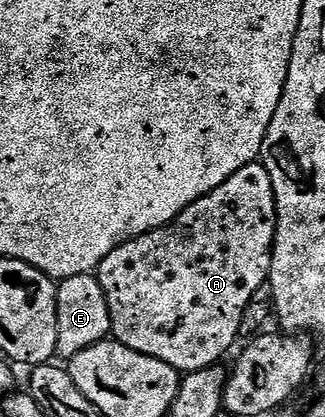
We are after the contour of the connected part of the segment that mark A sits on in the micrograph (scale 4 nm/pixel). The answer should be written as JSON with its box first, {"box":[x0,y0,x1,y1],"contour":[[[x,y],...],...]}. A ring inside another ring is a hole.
{"box":[97,163,275,374],"contour":[[[261,163],[241,167],[228,181],[221,183],[209,195],[197,199],[187,210],[171,224],[155,229],[140,237],[127,241],[121,247],[109,251],[97,270],[101,287],[105,291],[105,299],[109,303],[109,319],[114,340],[120,341],[125,347],[137,351],[141,355],[149,355],[153,359],[161,359],[161,363],[169,363],[169,367],[179,370],[180,374],[195,373],[198,369],[210,369],[224,359],[223,356],[231,349],[234,341],[240,340],[239,328],[249,301],[257,289],[269,281],[271,275],[271,252],[275,246],[275,192],[273,179],[269,179],[269,171]]]}

